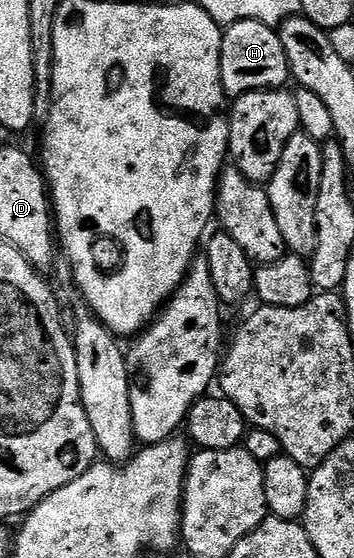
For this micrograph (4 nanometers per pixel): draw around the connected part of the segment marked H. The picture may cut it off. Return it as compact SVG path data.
M253 20L227 25L220 47L220 81L229 97L244 96L247 92L280 90L289 80L286 50L282 50L280 33L273 25Z

